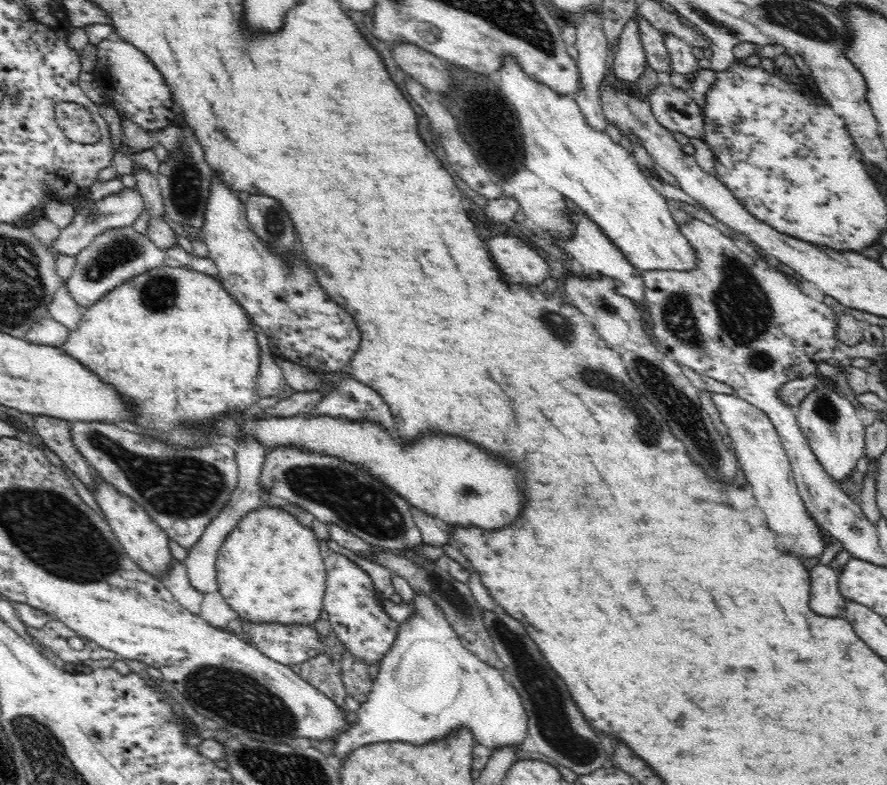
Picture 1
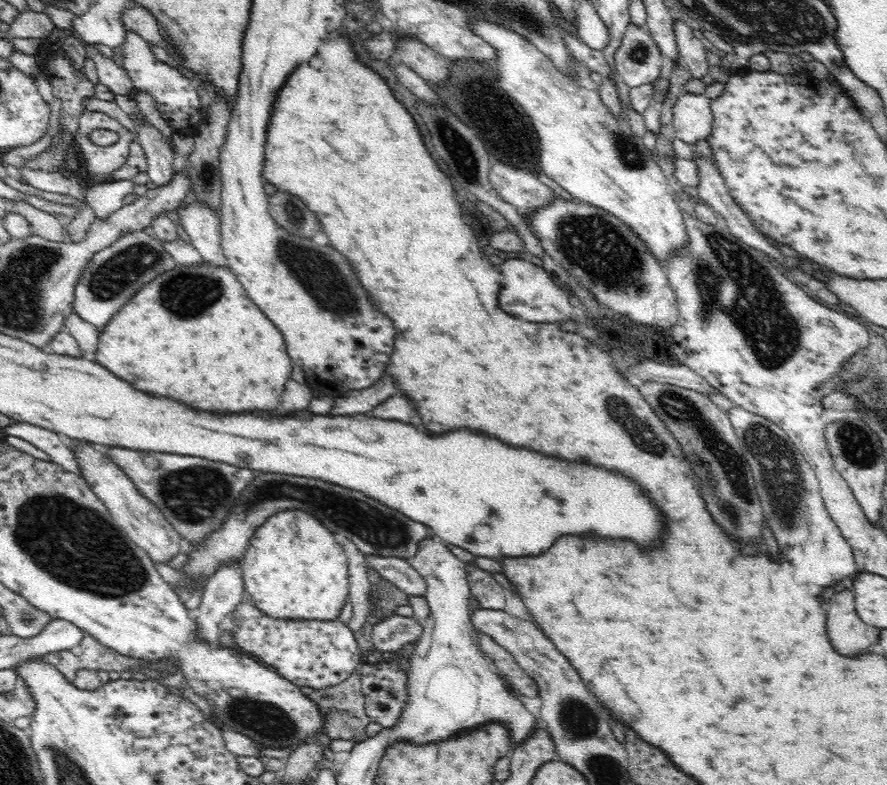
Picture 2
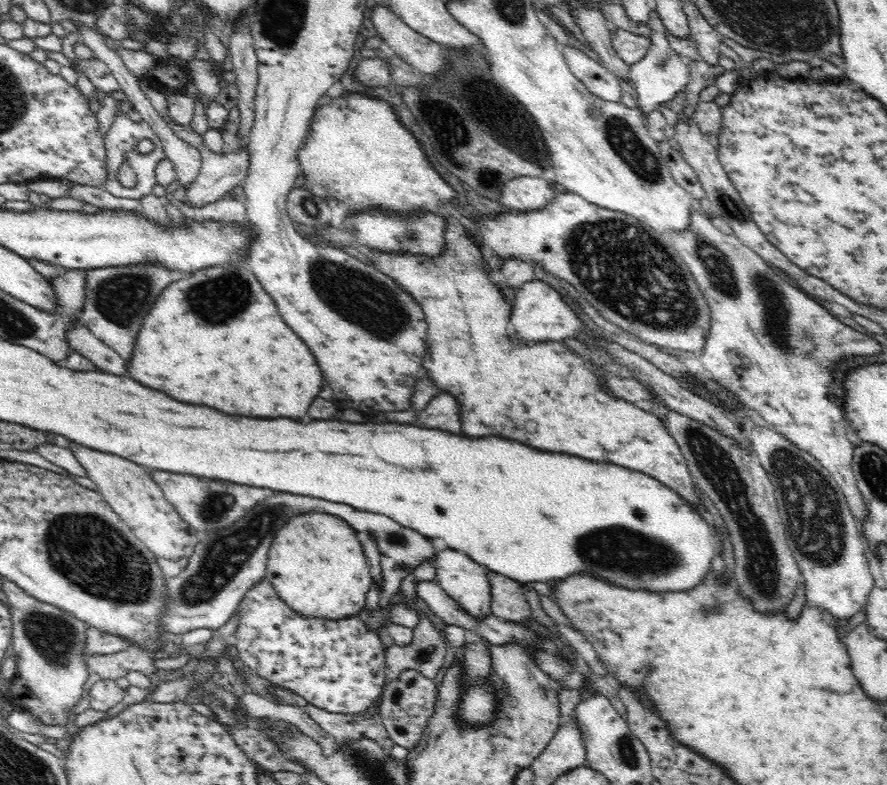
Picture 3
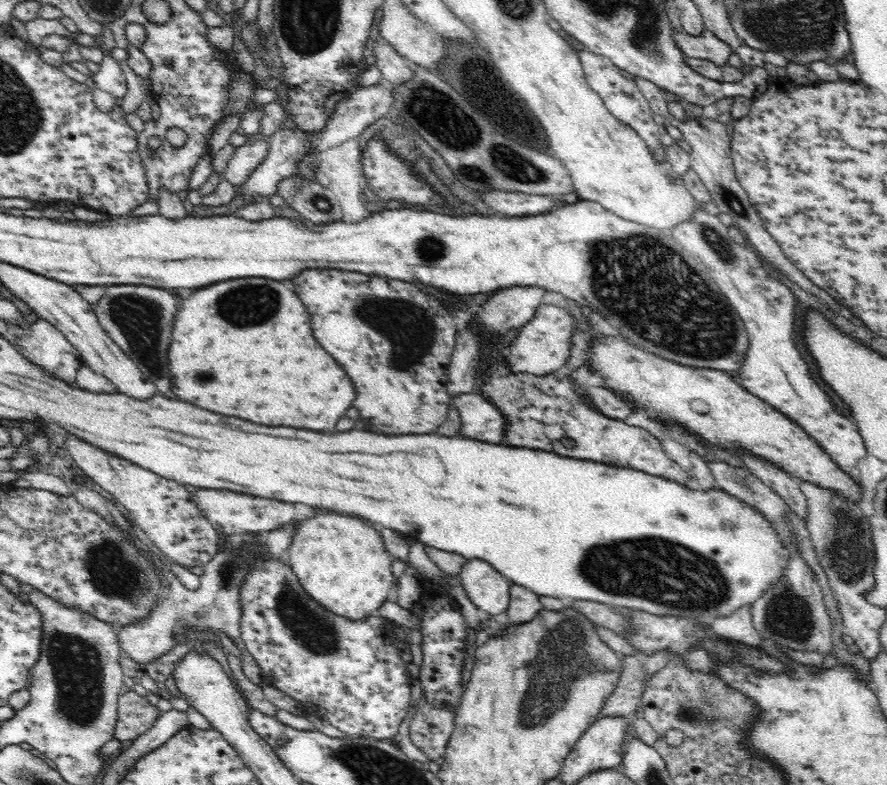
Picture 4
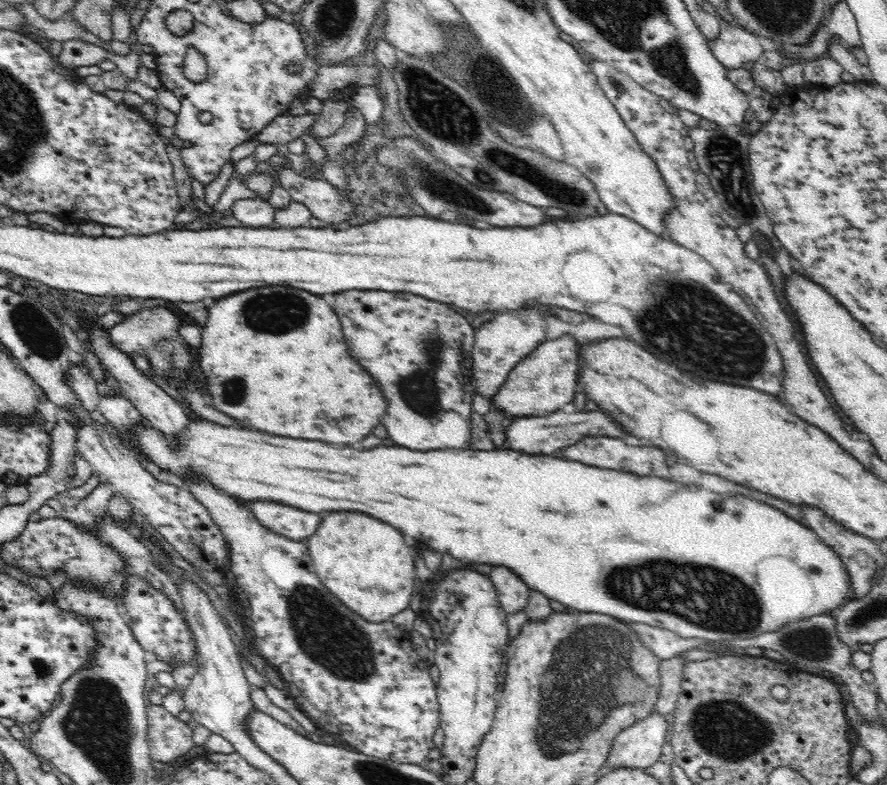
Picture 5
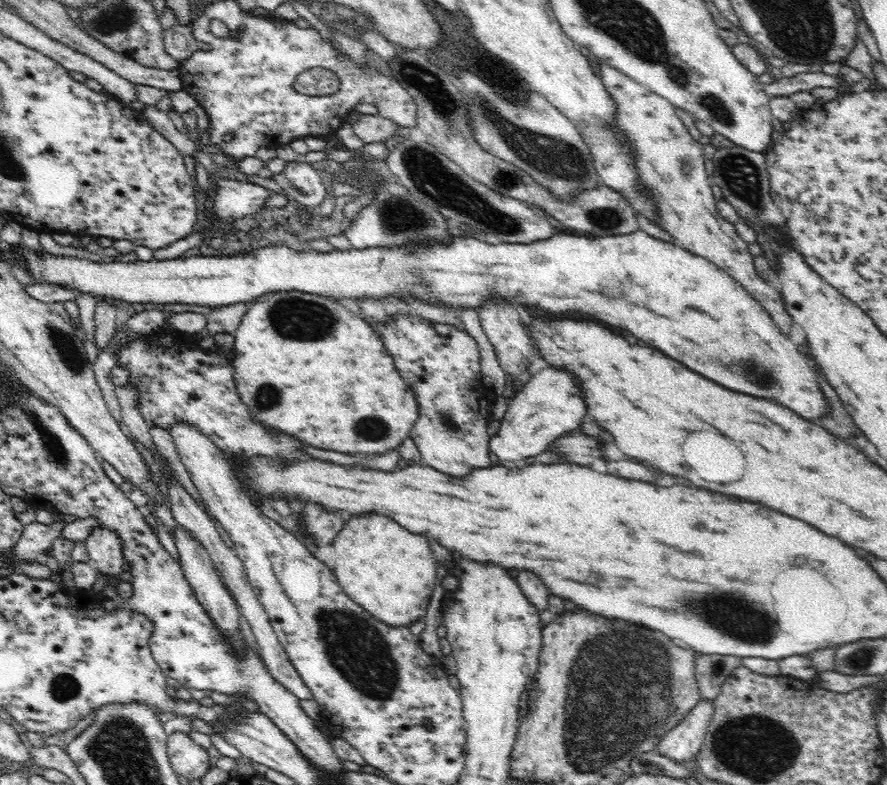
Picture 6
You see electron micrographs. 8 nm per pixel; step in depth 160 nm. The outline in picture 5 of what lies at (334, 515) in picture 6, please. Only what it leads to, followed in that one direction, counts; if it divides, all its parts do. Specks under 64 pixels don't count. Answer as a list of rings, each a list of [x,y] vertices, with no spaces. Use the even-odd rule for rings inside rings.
[[[248,501],[247,508],[265,528],[295,541],[304,542],[321,523],[321,513],[306,512],[274,501]]]

